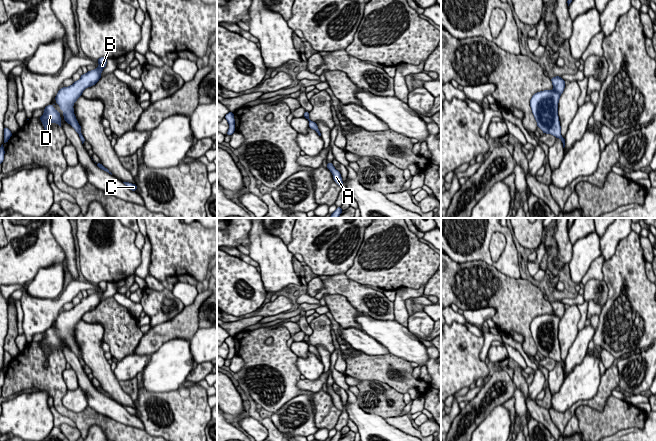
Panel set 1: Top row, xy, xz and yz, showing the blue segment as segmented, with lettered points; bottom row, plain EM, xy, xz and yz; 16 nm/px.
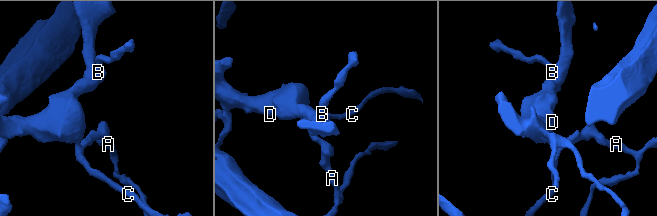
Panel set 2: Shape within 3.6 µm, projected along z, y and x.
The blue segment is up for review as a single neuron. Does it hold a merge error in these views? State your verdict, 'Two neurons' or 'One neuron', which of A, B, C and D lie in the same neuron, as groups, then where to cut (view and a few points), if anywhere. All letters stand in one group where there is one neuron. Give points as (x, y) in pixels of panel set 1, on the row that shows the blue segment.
One neuron. Groups: A B C D. No split

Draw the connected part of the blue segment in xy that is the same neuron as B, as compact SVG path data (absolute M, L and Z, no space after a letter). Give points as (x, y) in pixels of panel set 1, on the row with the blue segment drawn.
M101 57L97 61L99 63L98 67L94 70L88 71L86 74L82 74L80 79L75 81L71 86L61 88L55 96L55 103L53 105L49 104L44 108L44 113L39 119L46 131L50 130L50 124L52 122L61 127L61 114L53 107L57 103L60 106L60 109L64 112L64 121L70 124L79 134L82 144L85 142L85 138L81 133L81 126L74 114L73 105L86 88L95 85L101 78L101 72L106 67L107 58Z

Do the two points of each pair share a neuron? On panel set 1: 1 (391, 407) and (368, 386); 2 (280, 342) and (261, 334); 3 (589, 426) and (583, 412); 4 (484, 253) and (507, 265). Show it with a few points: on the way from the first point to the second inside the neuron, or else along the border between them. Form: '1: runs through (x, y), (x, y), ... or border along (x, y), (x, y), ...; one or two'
1: runs through (385, 401), (374, 390); one
2: runs through (275, 337), (272, 334), (266, 334); one
3: runs through (589, 423), (586, 415); one
4: runs through (488, 259), (492, 263), (501, 264); one

